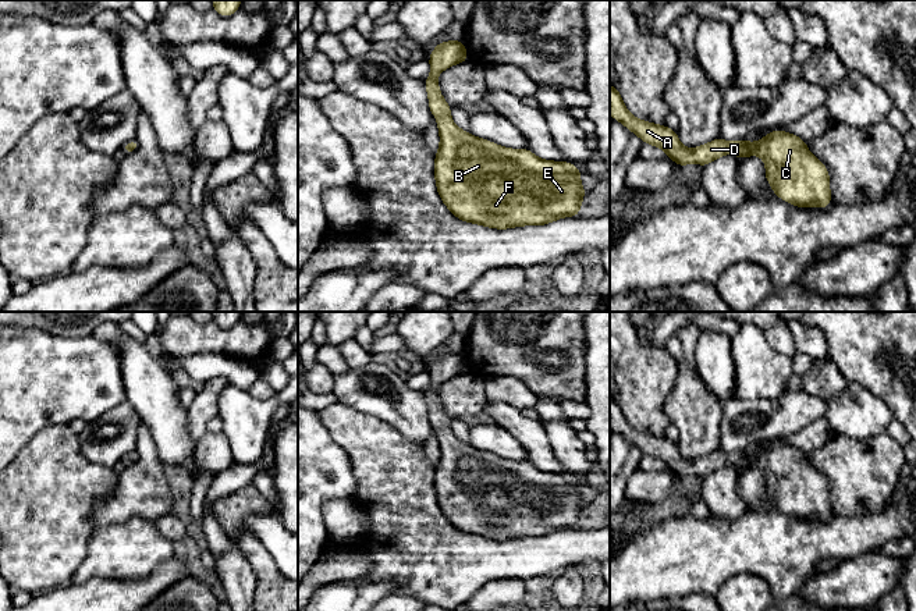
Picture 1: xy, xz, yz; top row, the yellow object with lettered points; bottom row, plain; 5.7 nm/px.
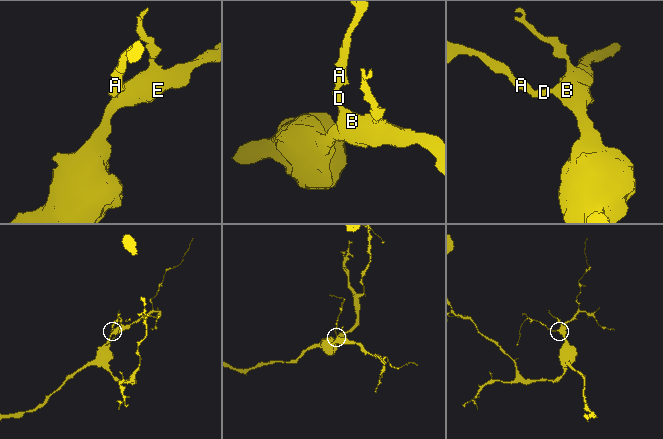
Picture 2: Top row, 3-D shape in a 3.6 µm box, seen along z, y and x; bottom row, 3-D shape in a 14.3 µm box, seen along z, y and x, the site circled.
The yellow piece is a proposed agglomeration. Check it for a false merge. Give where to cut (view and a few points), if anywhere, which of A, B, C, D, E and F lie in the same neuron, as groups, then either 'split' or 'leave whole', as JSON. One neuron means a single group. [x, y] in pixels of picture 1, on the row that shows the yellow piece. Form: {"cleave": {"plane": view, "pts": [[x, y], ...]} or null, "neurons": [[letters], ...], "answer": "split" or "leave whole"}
{"cleave": null, "neurons": [["A", "B", "C", "D", "E", "F"]], "answer": "leave whole"}

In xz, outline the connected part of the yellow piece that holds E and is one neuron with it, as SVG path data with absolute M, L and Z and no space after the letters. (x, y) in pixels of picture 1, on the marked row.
M441 42L427 60L432 72L425 85L440 131L434 178L448 210L462 221L498 230L578 217L587 192L574 164L542 160L529 149L503 148L452 122L437 78L443 70L468 61L465 42Z

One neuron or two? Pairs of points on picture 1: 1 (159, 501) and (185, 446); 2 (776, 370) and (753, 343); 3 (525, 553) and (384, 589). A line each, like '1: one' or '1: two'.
1: two
2: one
3: two

